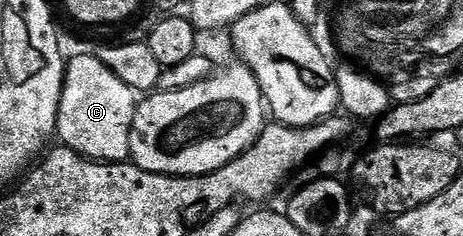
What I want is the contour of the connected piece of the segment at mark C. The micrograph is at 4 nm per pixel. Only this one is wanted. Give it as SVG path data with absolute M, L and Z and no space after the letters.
M96 53L77 54L68 59L65 68L65 83L61 89L59 112L57 113L57 133L60 145L70 146L77 154L91 158L94 162L123 162L129 158L131 148L131 124L139 105L138 95L107 64L97 58Z

